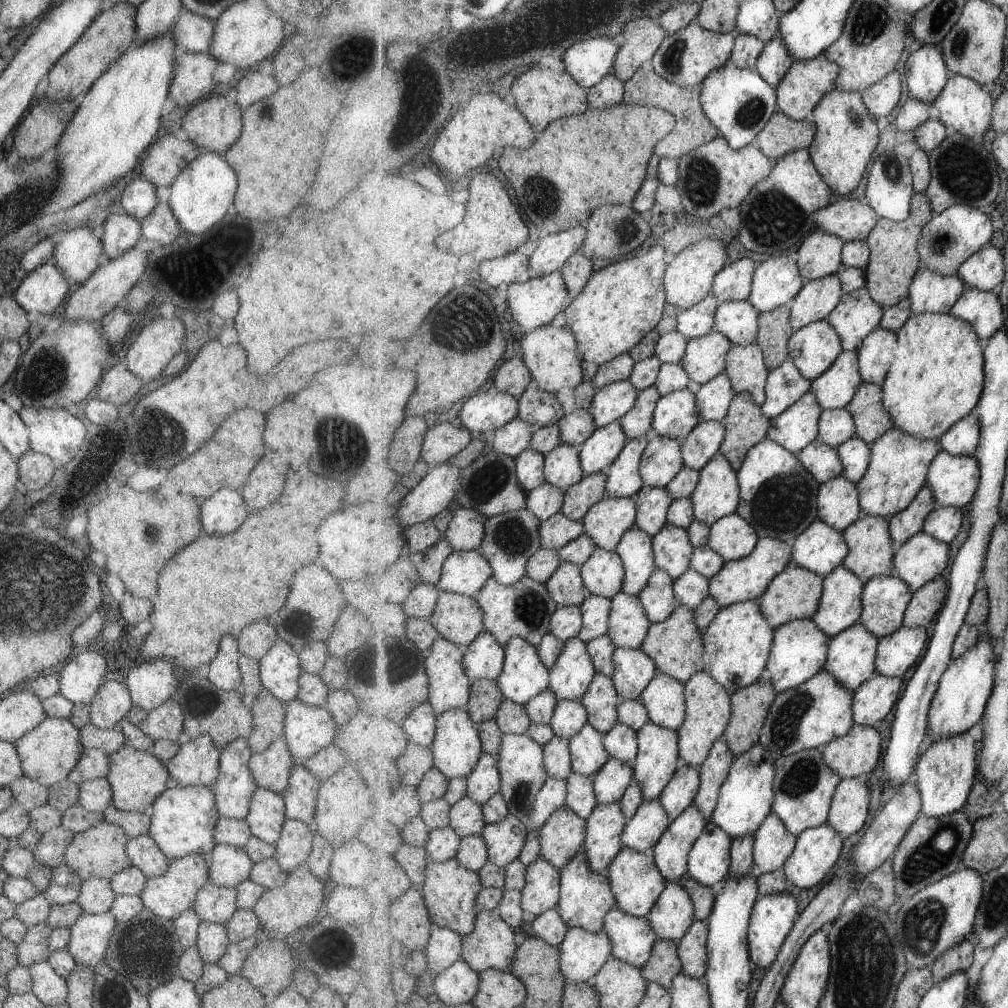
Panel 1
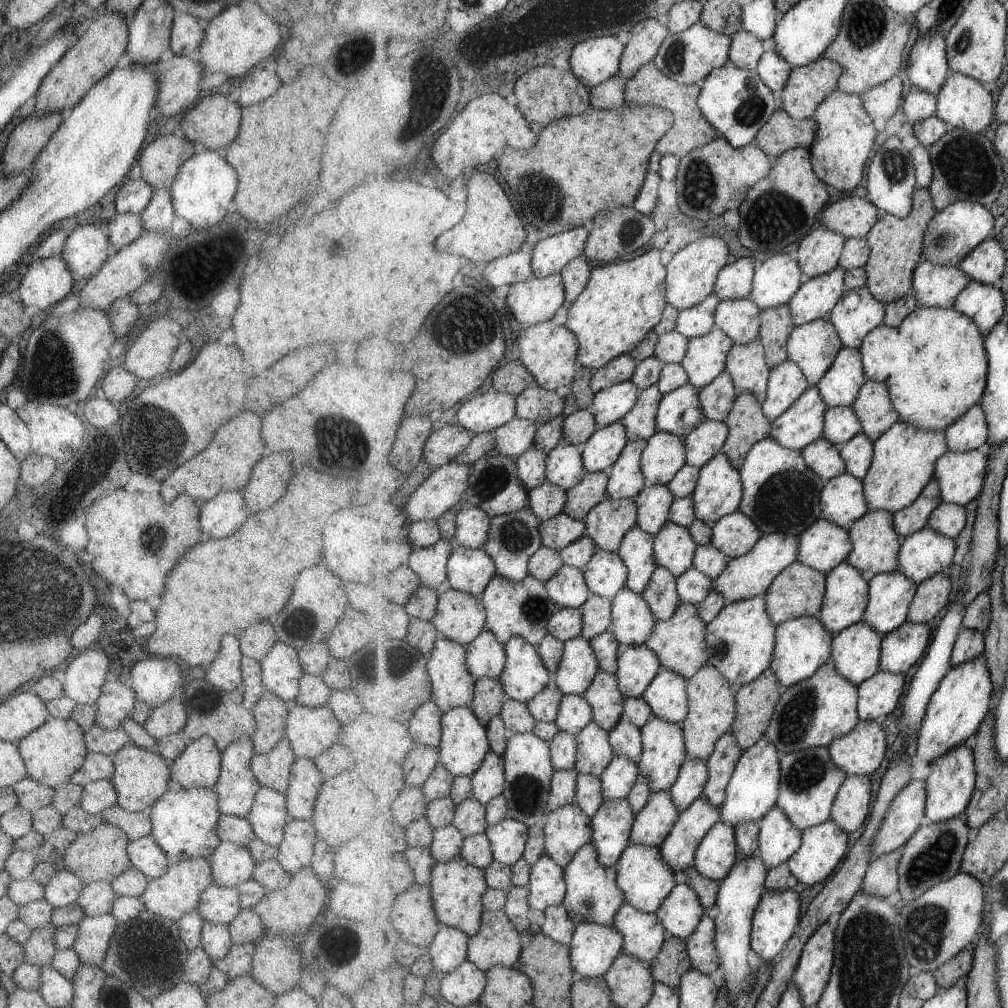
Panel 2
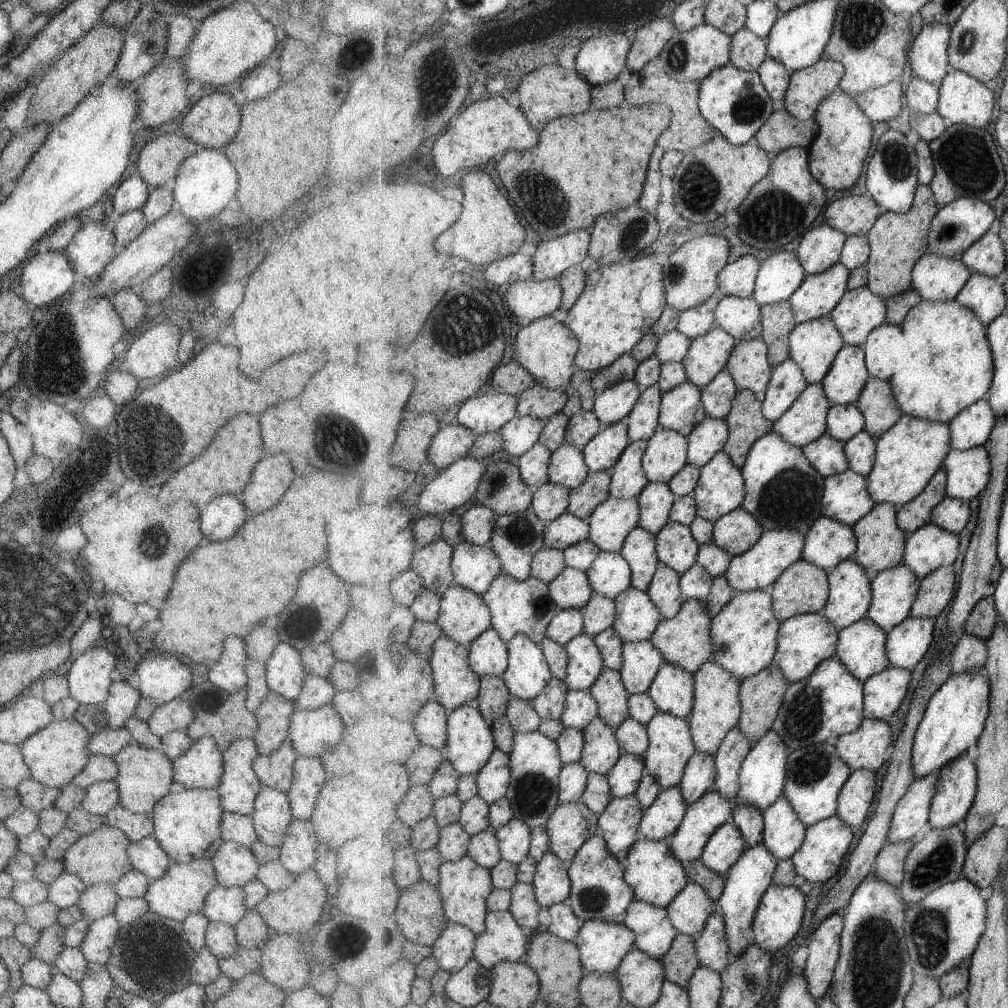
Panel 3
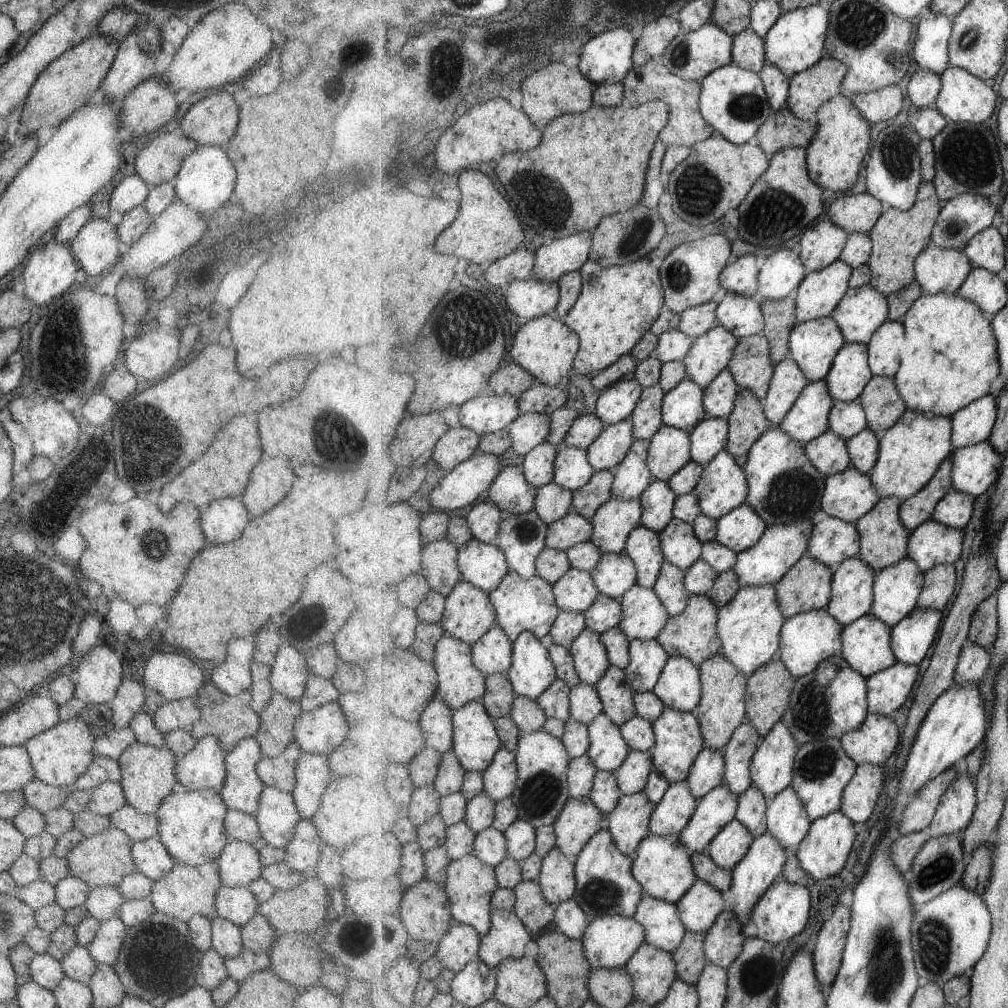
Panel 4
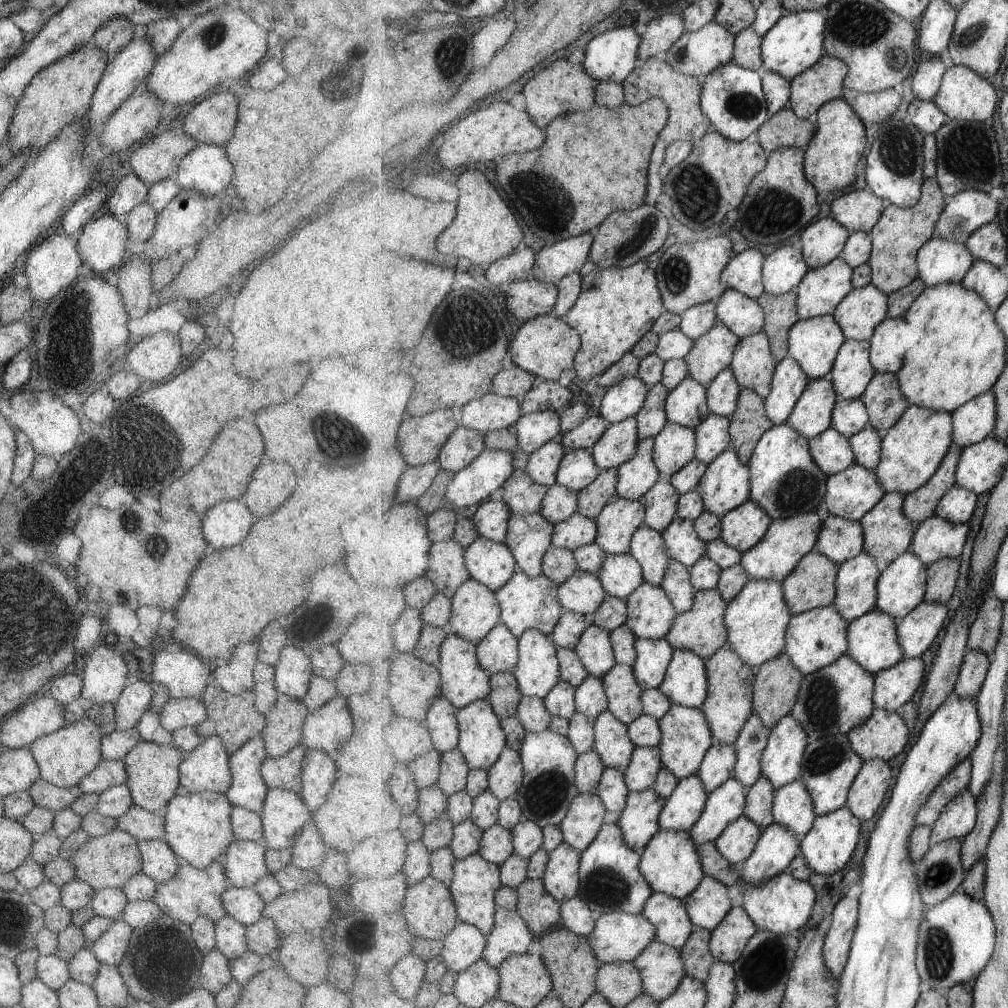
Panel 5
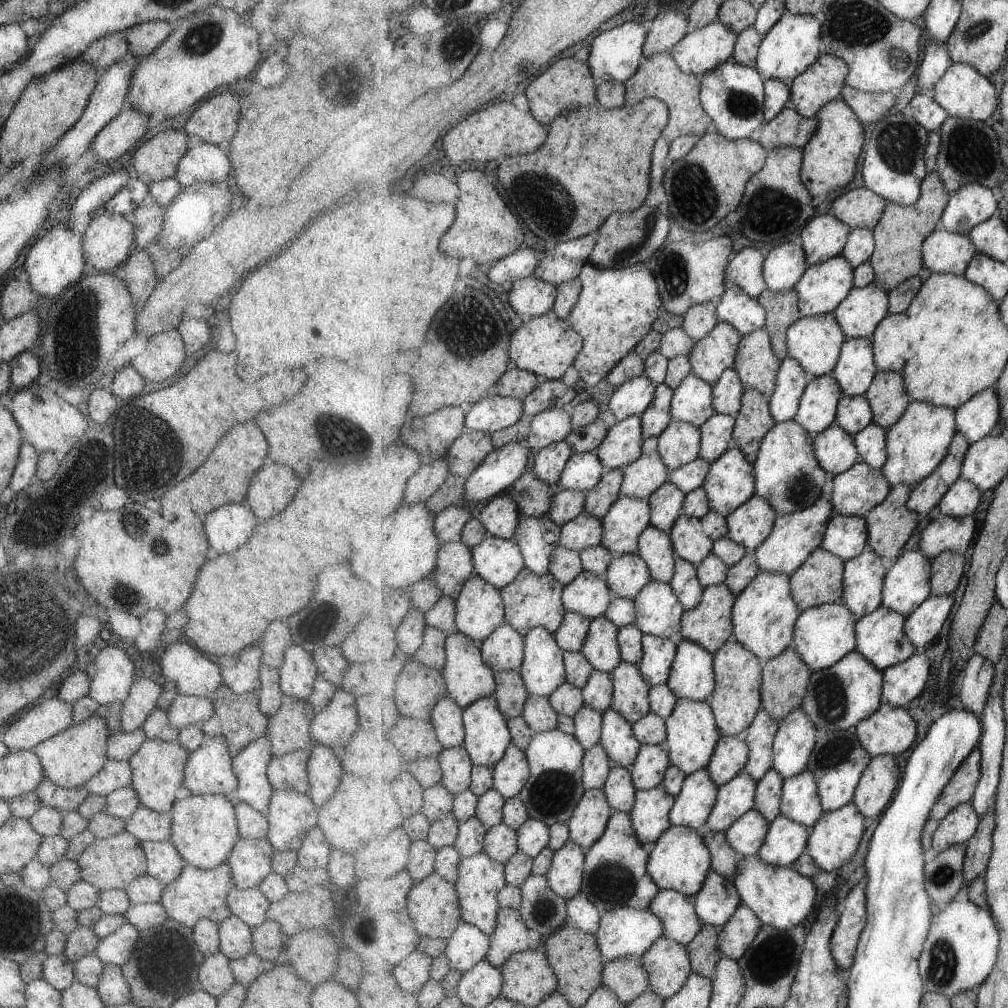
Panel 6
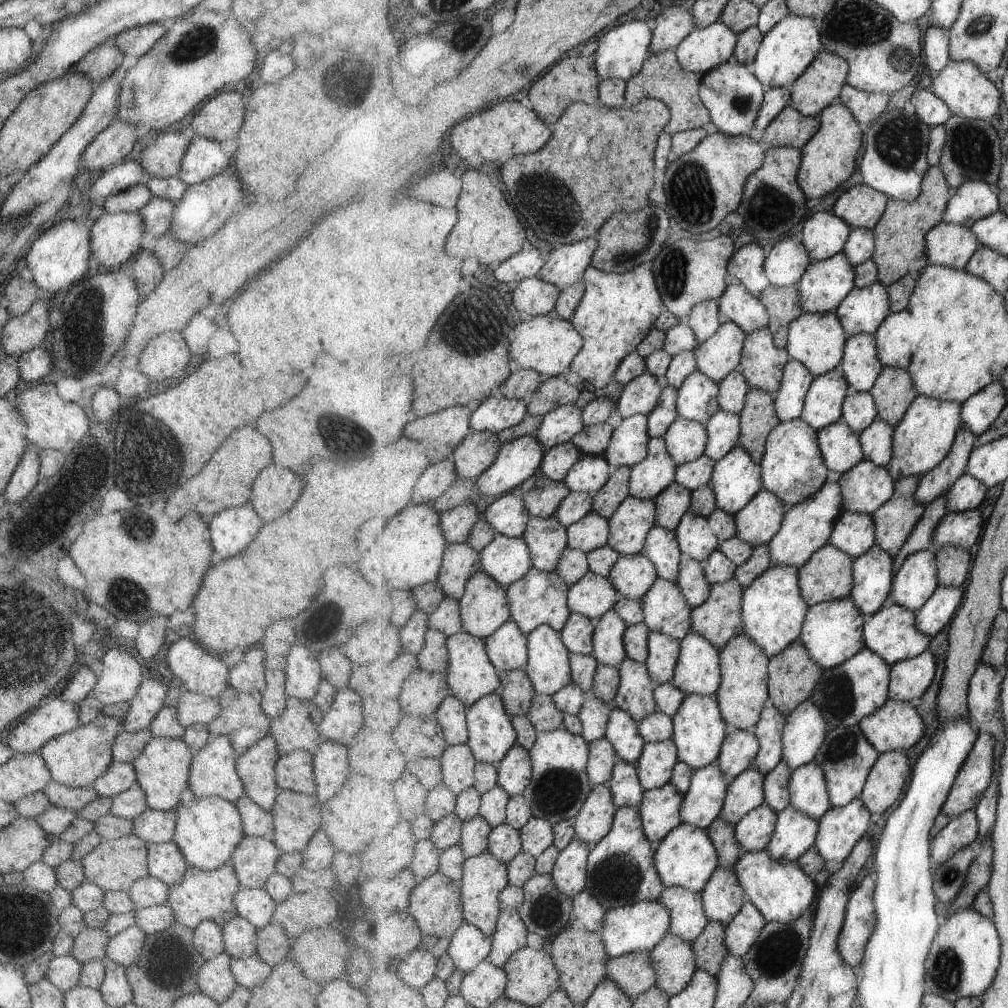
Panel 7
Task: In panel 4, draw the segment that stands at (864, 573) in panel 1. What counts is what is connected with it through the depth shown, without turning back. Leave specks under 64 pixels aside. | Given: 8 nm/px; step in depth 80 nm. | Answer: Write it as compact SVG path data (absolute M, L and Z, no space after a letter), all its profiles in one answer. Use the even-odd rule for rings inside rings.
M885 497L879 501L879 504L864 514L856 522L860 530L861 550L859 557L869 563L876 572L881 572L885 567L889 568L897 564L901 559L908 557L908 546L912 531L900 517L900 506L902 501L899 497Z

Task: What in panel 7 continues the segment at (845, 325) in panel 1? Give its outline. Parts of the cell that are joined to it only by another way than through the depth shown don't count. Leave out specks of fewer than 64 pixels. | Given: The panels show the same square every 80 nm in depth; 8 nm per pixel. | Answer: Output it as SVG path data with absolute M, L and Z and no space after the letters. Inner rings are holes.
M881 282L866 287L857 286L840 302L835 313L849 336L861 333L875 335L892 313L888 287Z

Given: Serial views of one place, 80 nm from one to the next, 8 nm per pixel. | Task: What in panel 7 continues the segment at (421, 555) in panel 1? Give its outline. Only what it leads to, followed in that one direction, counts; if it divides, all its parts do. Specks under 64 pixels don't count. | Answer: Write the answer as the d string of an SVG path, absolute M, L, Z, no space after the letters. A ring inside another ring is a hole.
M468 542L450 543L445 551L444 565L437 582L447 596L460 601L469 579L481 570L482 556Z

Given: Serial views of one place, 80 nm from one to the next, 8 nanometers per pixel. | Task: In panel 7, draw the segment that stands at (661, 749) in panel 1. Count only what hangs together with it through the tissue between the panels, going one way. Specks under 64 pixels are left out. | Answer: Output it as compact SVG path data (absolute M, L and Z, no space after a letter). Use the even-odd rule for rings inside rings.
M695 693L687 695L673 720L674 735L672 739L678 746L678 755L681 761L686 762L695 770L718 762L724 740L728 737L729 726L722 714L717 695L698 695Z

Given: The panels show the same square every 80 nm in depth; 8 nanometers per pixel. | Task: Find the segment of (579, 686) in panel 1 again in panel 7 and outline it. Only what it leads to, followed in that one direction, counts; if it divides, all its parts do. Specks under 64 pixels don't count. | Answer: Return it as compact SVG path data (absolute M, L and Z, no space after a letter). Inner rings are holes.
M615 607L595 622L593 655L600 664L618 667L628 657L624 638L629 625Z

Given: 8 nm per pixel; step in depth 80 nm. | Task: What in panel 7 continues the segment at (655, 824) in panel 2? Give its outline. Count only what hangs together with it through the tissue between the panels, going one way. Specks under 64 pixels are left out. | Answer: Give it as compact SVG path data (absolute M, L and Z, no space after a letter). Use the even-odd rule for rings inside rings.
M718 762L696 770L682 806L683 823L708 829L721 817L730 784Z

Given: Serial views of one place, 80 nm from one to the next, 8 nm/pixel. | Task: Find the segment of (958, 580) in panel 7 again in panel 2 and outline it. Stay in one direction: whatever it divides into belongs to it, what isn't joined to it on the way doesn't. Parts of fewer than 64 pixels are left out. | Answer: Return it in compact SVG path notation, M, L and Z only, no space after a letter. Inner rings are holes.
M946 572L936 574L918 585L918 592L908 612L908 620L914 623L926 623L943 612L953 596L953 582Z

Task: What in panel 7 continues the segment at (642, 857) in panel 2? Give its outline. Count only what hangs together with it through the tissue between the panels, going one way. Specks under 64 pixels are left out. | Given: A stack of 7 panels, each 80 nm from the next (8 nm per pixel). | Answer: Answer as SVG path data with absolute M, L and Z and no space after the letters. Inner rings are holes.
M683 823L673 829L657 846L656 865L660 877L667 887L682 886L693 892L702 893L709 879L720 866L719 855L705 827Z

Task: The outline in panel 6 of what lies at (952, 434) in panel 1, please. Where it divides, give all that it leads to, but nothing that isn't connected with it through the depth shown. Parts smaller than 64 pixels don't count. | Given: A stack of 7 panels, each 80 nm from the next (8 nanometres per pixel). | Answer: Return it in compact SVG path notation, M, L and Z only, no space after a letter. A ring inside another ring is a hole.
M989 387L956 410L957 433L964 434L970 444L976 443L992 434L1001 416L998 390Z

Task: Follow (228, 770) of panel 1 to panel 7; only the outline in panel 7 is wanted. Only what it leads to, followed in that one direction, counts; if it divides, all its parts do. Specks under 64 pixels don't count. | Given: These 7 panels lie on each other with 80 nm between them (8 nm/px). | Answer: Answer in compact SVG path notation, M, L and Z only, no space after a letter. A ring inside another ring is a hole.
M268 734L235 759L235 772L242 782L244 796L269 811L278 793L273 767L279 758L276 742Z

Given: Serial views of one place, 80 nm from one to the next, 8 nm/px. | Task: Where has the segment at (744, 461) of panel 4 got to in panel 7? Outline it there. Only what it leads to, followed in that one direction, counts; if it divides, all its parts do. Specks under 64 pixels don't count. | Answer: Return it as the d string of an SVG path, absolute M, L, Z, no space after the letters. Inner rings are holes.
M751 388L740 417L742 420L740 444L761 464L769 435L782 421L777 414L775 395L766 390Z

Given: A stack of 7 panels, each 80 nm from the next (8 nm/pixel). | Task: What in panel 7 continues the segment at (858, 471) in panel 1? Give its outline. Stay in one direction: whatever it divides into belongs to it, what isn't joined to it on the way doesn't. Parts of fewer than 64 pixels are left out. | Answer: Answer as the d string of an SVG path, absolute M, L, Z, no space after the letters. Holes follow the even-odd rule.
M877 419L871 426L860 432L866 460L888 467L893 460L895 433L895 427L883 419Z

